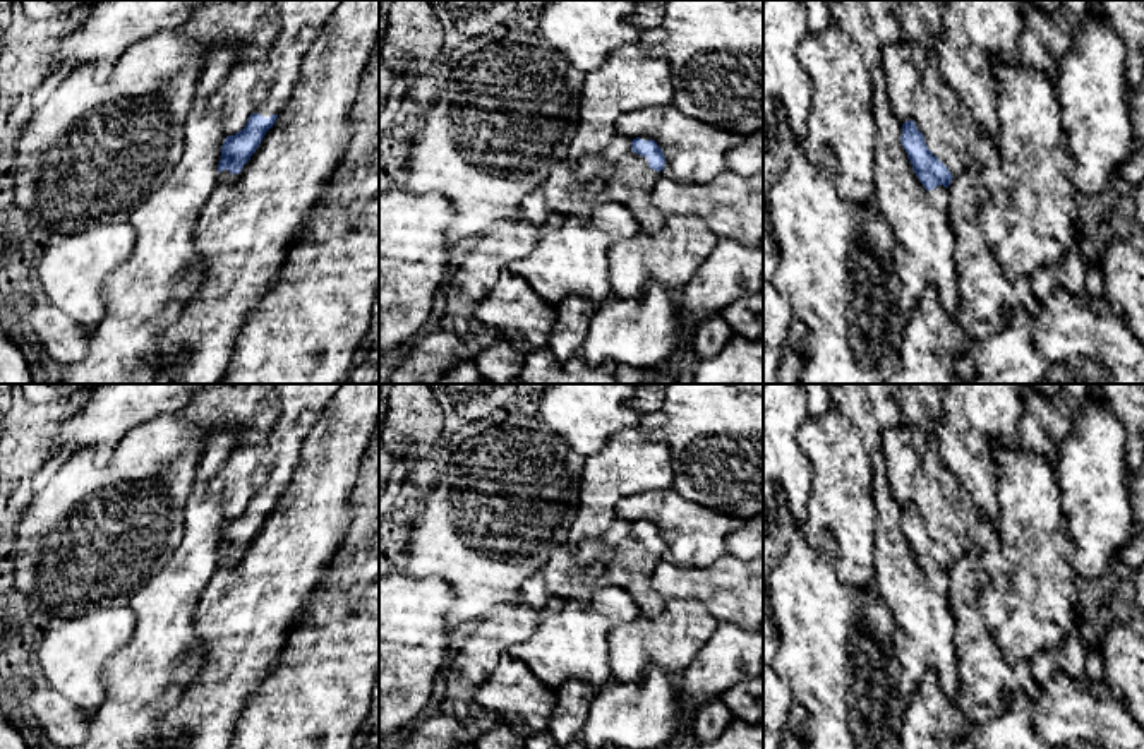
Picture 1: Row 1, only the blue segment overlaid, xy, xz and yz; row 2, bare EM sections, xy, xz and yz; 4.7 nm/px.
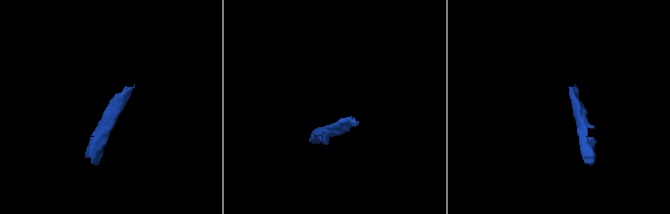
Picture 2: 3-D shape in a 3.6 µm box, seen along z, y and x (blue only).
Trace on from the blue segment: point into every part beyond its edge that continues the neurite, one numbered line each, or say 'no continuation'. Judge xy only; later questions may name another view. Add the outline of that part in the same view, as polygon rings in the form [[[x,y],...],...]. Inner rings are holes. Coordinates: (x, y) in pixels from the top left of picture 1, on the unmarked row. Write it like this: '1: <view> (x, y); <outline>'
1: xy (299, 405); [[[274,384],[271,394],[278,404],[278,420],[252,475],[252,497],[269,502],[283,495],[300,461],[305,437],[338,387],[340,384]]]

